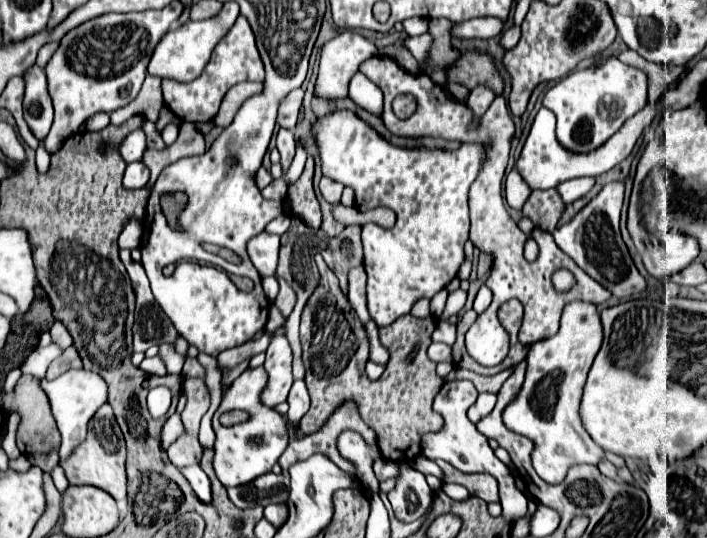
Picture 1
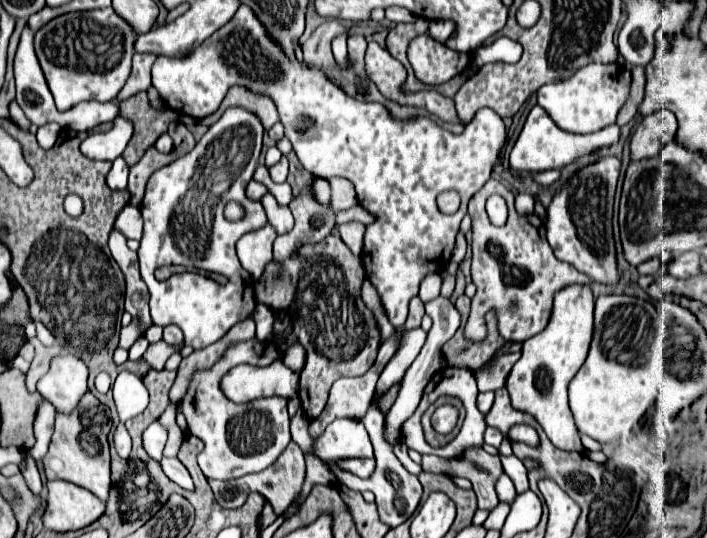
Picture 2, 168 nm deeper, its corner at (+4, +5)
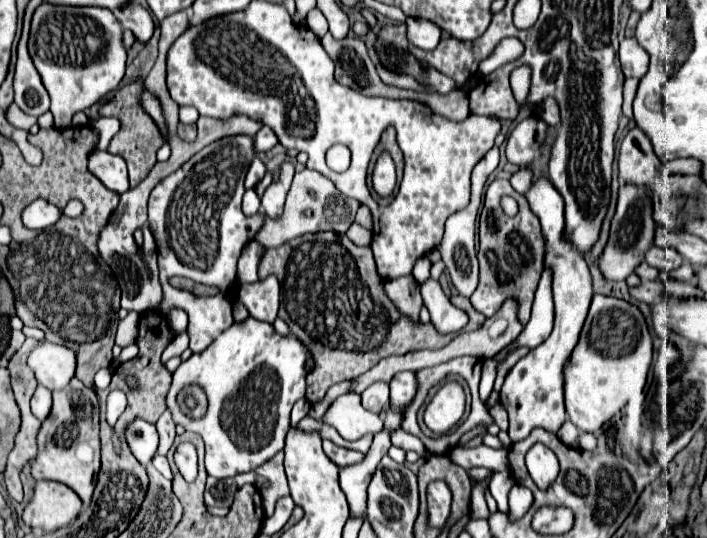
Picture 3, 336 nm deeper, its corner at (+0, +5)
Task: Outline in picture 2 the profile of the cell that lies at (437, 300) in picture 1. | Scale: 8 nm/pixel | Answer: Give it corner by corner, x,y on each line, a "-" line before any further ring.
427,274
419,286
419,298
425,302
425,300
433,300
435,296
439,296
439,290
441,290
441,278
439,274

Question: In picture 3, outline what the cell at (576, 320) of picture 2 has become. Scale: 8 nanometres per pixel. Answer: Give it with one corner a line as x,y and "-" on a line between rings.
535,180
529,192
525,194
531,210
541,220
547,252
545,264
553,270
553,298
555,298
555,326
551,336
533,348
525,358
521,358
505,378
501,388
501,404
509,412
509,424
533,424
545,428
547,432
557,434
557,430
567,420
565,404
563,404
563,368
567,368
567,358
571,360
571,352
579,342
579,332
583,330
591,298
591,272
585,264
583,256
567,242
563,242
563,198
555,192
555,186
547,180

